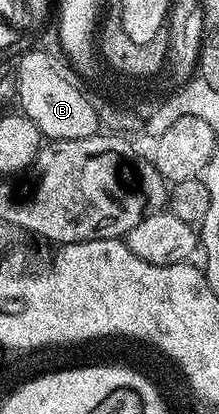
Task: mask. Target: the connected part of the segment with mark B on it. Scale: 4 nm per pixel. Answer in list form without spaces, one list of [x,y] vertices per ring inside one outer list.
[[[25,51],[21,60],[16,60],[17,94],[16,102],[21,102],[20,110],[28,117],[46,140],[66,139],[79,141],[83,137],[98,134],[94,100],[84,95],[59,68],[45,51]]]

